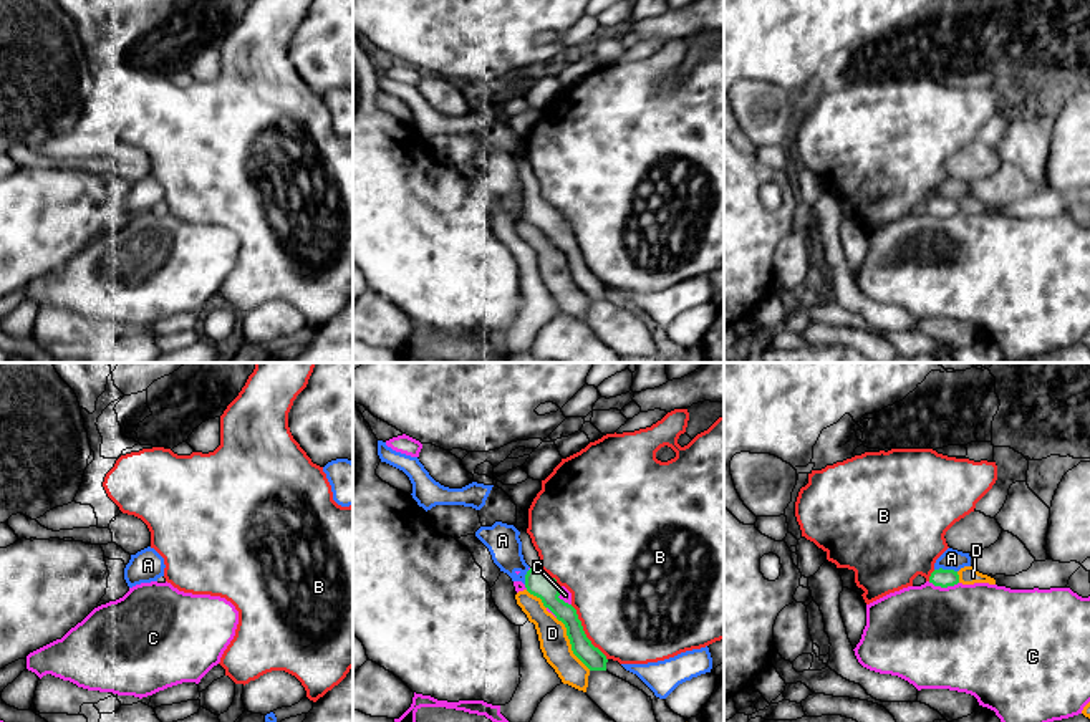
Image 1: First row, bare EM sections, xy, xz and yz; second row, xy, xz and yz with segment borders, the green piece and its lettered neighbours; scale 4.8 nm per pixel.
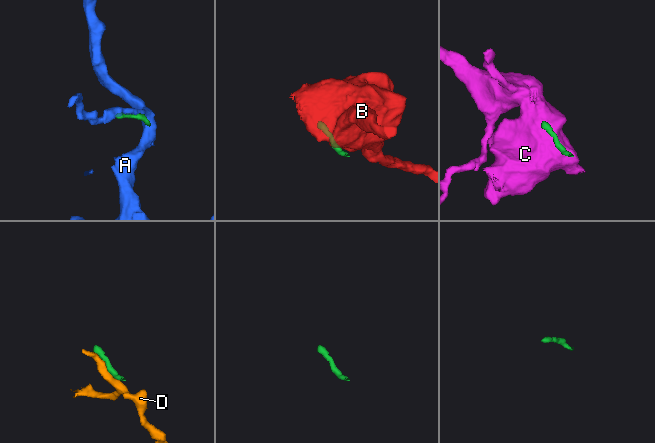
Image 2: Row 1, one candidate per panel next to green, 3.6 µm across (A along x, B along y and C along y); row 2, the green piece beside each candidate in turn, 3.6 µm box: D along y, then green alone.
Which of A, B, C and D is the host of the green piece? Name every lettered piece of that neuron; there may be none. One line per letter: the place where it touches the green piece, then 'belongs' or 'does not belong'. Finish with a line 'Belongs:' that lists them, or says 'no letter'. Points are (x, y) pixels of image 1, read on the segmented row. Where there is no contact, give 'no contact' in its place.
A: yz (946, 570) | does not belong
B: xz (583, 633) | does not belong
C: yz (943, 587) | does not belong
D: xz (570, 643) | does not belong
Belongs: no letter

